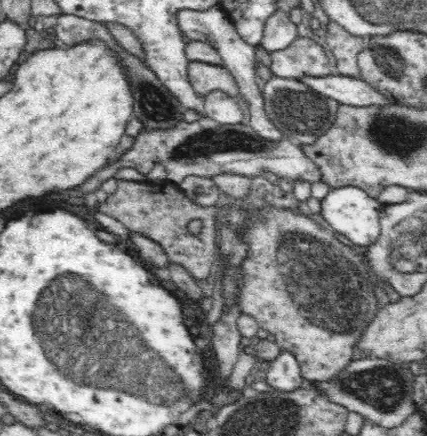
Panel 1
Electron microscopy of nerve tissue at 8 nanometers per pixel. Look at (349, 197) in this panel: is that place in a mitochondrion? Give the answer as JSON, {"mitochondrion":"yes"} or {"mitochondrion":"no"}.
{"mitochondrion":"no"}

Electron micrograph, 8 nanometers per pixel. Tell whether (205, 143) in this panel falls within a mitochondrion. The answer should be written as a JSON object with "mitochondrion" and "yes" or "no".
{"mitochondrion":"yes"}

